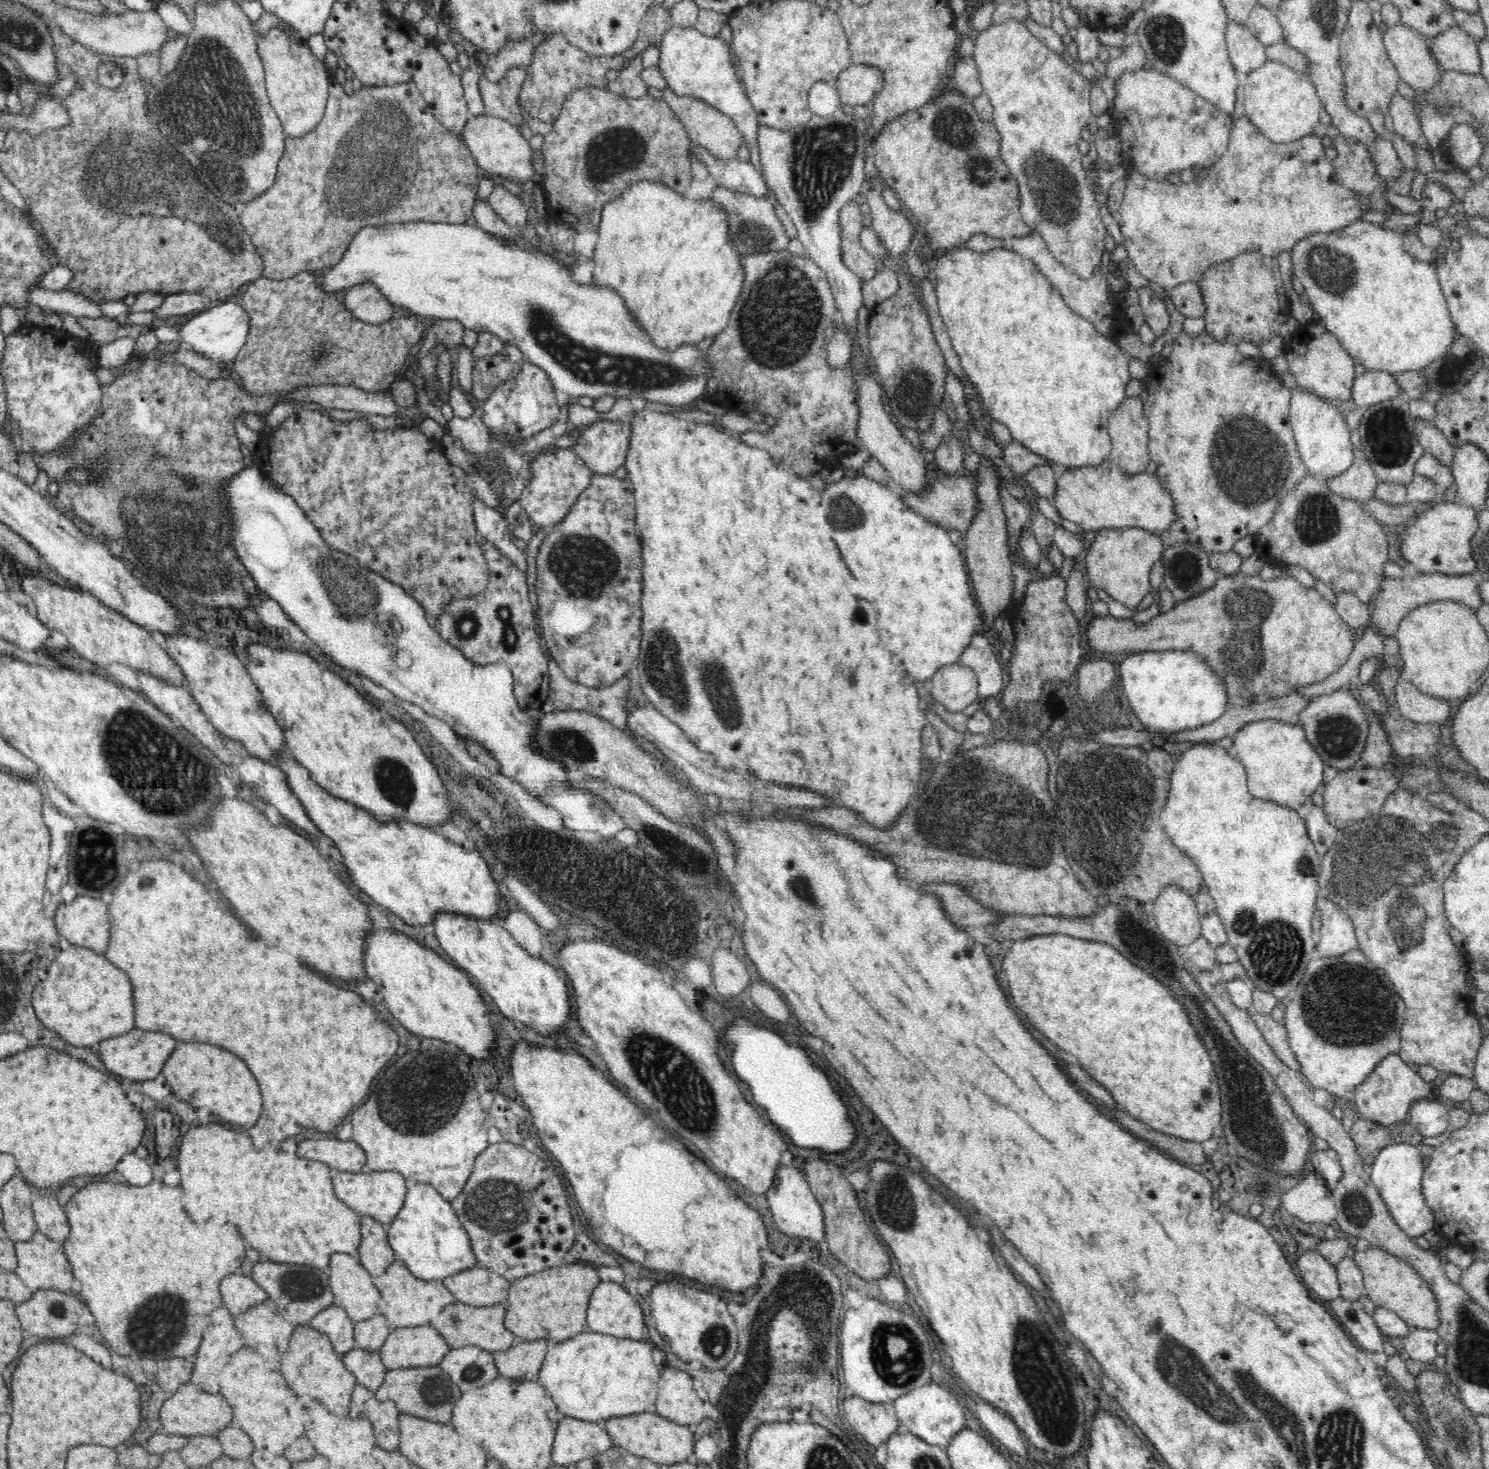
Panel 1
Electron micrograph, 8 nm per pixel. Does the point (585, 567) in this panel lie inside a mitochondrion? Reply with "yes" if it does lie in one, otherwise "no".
yes

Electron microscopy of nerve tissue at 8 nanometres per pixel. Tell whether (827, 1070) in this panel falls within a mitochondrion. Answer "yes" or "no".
no

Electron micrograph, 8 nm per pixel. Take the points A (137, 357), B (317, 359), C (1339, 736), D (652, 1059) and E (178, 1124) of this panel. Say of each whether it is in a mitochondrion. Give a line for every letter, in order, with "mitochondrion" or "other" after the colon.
A: other
B: mitochondrion
C: mitochondrion
D: mitochondrion
E: other

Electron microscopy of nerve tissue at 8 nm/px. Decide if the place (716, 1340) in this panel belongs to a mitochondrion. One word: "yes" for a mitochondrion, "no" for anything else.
yes

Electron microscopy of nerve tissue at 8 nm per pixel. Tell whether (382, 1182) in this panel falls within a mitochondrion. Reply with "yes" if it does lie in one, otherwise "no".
no

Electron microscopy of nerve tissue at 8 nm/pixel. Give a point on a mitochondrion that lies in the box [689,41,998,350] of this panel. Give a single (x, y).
(822, 157)

